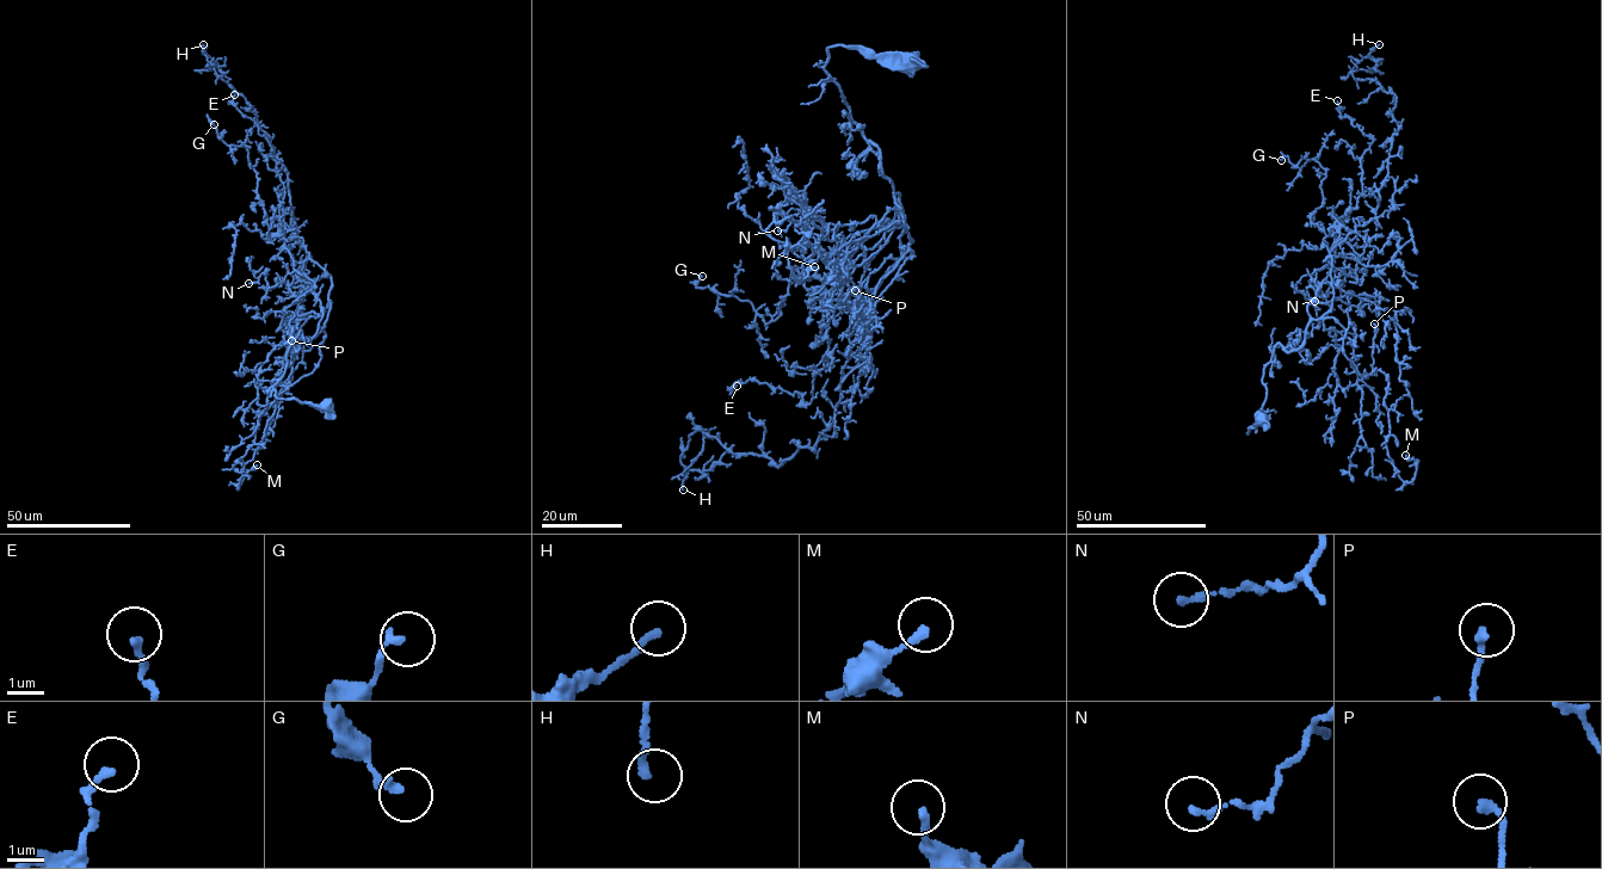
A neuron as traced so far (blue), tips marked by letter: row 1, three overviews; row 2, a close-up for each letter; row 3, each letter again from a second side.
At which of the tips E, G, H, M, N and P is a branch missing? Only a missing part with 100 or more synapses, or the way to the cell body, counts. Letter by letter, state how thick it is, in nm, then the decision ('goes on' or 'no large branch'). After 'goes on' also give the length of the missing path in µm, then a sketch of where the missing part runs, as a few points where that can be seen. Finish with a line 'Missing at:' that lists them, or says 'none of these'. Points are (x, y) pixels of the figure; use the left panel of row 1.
E: calibre 200 nm; no large branch
G: calibre 200 nm; no large branch
H: calibre 220 nm; no large branch
M: calibre 220 nm; no large branch
N: calibre 200 nm; no large branch
P: calibre 240 nm; no large branch
Missing at: none of these

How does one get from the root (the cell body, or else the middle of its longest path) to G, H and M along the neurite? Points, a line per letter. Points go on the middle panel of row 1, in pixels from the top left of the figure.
G: (911, 66), (829, 48), (900, 195), (831, 297), (794, 267), (765, 325), (702, 276)
H: (911, 66), (833, 44), (824, 66), (912, 241), (874, 293), (832, 424), (777, 467), (698, 429), (683, 490)
M: (911, 66), (829, 48), (907, 229), (856, 239), (843, 279), (813, 244), (788, 251), (798, 281), (814, 266)

